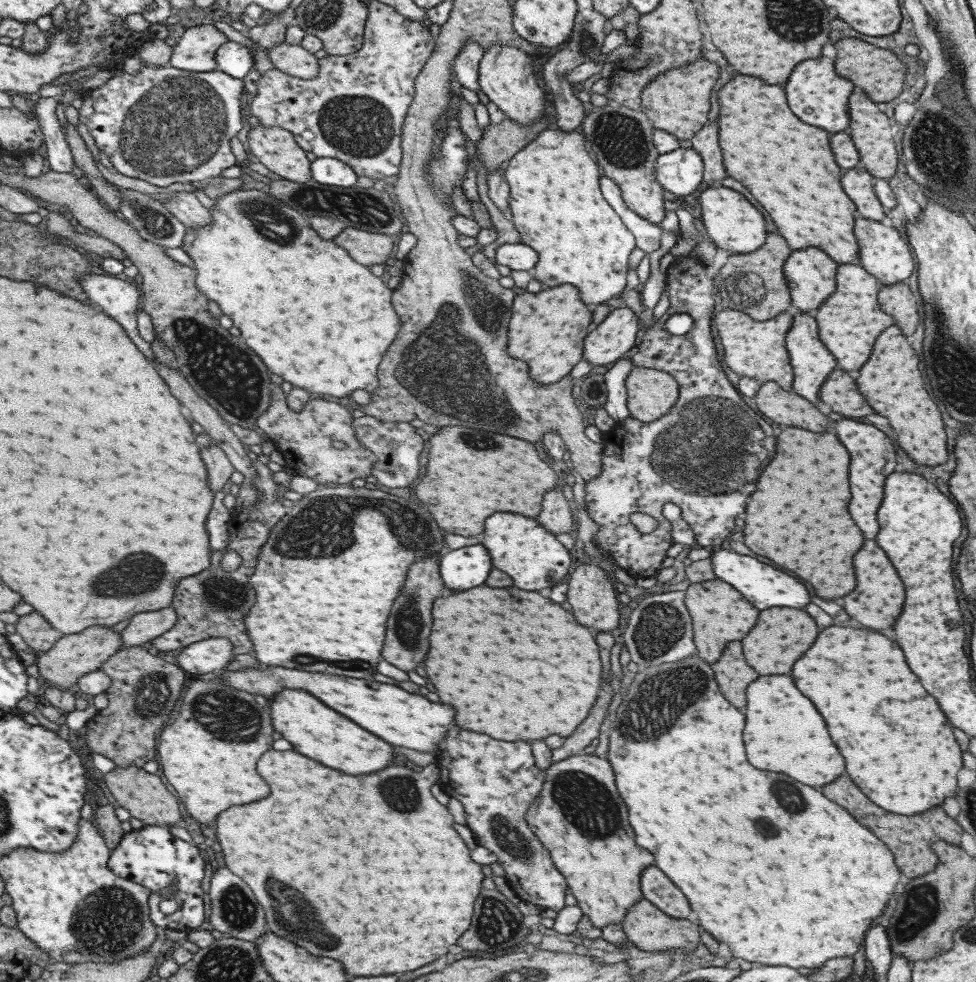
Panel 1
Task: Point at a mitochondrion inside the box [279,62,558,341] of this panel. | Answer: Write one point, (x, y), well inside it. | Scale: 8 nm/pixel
(362, 127)

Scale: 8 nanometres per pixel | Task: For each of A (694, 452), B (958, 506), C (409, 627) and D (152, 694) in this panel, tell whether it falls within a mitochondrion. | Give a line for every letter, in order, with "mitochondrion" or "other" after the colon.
A: mitochondrion
B: other
C: mitochondrion
D: mitochondrion

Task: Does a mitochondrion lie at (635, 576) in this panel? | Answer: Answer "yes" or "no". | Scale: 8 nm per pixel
no

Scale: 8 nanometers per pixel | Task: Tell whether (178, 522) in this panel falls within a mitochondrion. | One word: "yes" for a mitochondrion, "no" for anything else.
no

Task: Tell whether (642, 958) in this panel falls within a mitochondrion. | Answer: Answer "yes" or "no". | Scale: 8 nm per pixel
no

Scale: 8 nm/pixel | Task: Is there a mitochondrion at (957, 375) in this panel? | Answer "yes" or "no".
yes

